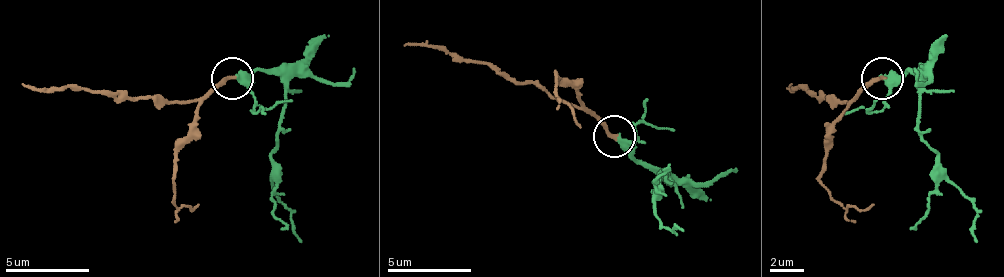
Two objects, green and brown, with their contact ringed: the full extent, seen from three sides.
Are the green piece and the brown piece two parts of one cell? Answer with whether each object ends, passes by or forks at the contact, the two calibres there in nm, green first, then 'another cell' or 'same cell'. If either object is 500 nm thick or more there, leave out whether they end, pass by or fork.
green ends there; brown ends there; 400 nm thick on the green side, 240 nm on the other; same cell

